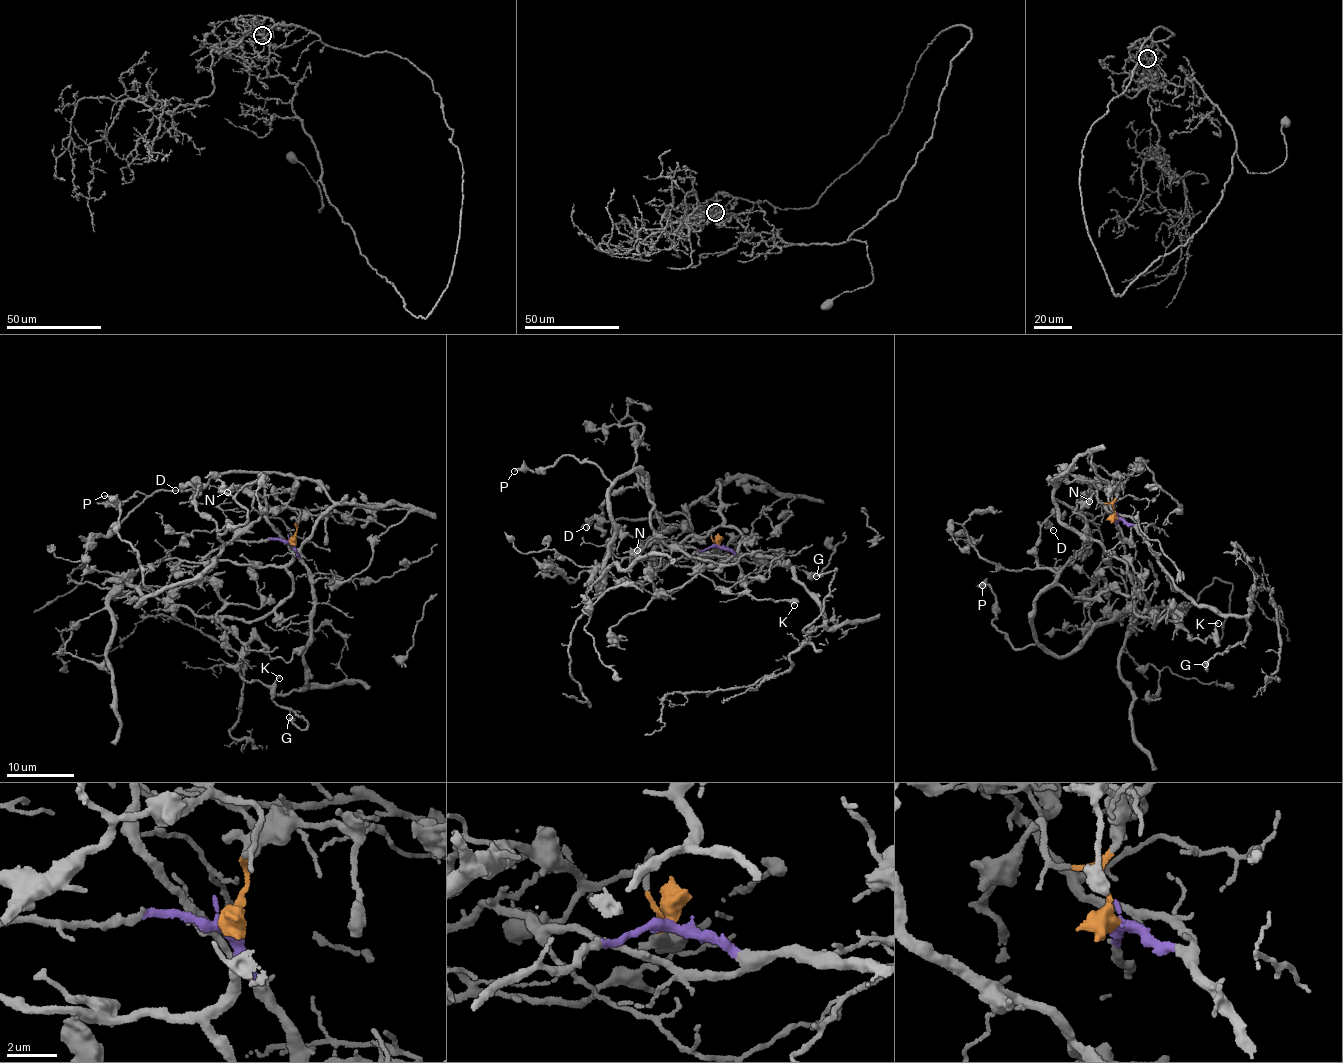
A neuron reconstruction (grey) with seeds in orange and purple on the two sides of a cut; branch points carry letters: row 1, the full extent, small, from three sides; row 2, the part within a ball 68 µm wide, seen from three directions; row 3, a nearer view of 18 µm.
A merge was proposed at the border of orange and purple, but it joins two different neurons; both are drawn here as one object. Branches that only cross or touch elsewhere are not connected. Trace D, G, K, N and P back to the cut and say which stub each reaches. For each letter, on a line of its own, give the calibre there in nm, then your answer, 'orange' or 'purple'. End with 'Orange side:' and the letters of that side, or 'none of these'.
D: 170 nm thick; orange
G: 400 nm thick; purple
K: 150 nm thick; orange
N: 550 nm thick; orange
P: 240 nm thick; orange
Orange side: D, K, N, P

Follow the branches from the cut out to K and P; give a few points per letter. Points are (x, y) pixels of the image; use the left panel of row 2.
K: (290, 541), (299, 511), (270, 509), (197, 577), (214, 582), (219, 622), (251, 640), (242, 677), (279, 678)
P: (290, 541), (299, 511), (270, 509), (199, 573), (154, 590), (133, 544), (117, 534), (117, 500), (104, 495)

